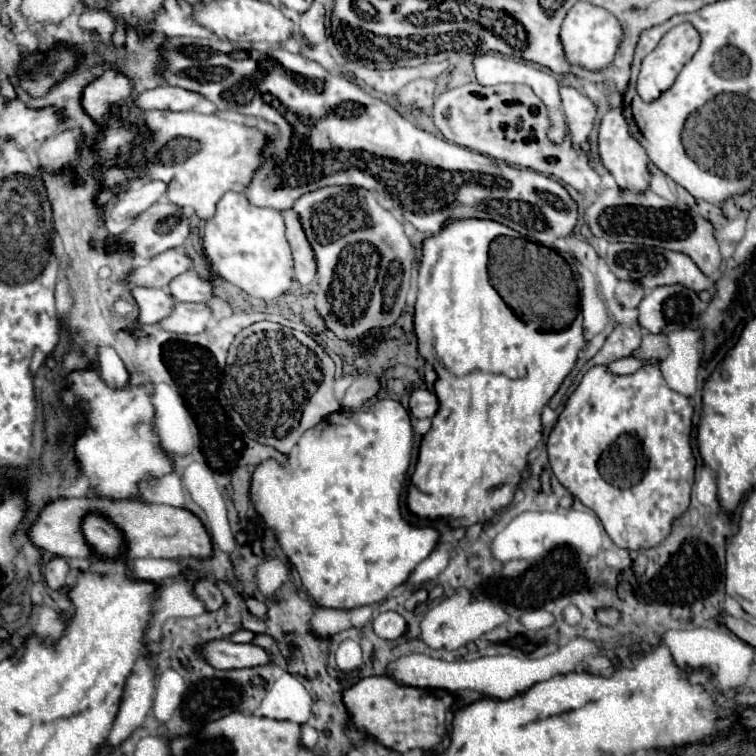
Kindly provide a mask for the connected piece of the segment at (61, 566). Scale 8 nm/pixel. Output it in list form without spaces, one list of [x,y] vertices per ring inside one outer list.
[[[55,558],[45,564],[45,582],[51,590],[61,590],[67,586],[67,574],[69,574],[69,564],[63,558]]]

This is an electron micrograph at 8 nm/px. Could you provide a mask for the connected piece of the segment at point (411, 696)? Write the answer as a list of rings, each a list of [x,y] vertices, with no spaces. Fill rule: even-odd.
[[[389,676],[361,678],[351,688],[341,692],[341,700],[347,708],[349,728],[355,728],[363,736],[375,738],[379,744],[405,754],[407,750],[421,748],[431,750],[435,742],[441,742],[447,734],[447,708],[453,704],[453,696],[447,692],[427,692],[421,688],[403,688]]]

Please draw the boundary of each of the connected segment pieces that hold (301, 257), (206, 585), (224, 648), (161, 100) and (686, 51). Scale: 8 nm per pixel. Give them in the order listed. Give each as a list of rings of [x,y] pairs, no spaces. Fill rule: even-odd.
[[[292,209],[281,212],[285,220],[285,236],[293,250],[293,274],[299,284],[311,284],[315,280],[315,260],[311,256],[311,246],[303,236],[299,216]]]
[[[197,580],[195,586],[193,586],[193,592],[203,602],[203,606],[205,606],[207,612],[219,610],[223,606],[223,602],[225,602],[221,590],[217,588],[217,584],[209,582],[209,580]]]
[[[227,638],[223,640],[211,640],[205,642],[199,648],[205,662],[209,662],[213,668],[229,670],[229,668],[251,668],[271,662],[271,656],[253,644],[235,644]]]
[[[157,86],[153,90],[141,92],[133,104],[141,110],[171,110],[171,112],[183,112],[191,110],[203,96],[195,92],[187,92],[183,88],[171,88],[171,86]]]
[[[679,24],[675,26],[673,30],[669,30],[659,44],[644,58],[644,62],[641,63],[641,69],[637,80],[637,93],[645,102],[653,102],[657,100],[665,90],[669,90],[677,78],[677,74],[681,72],[681,68],[693,58],[693,54],[697,52],[699,48],[699,32],[689,24]],[[661,56],[661,60],[659,60]]]

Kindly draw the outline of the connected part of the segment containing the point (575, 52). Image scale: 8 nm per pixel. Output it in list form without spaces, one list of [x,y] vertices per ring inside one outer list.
[[[577,2],[565,16],[563,24],[561,24],[561,34],[559,34],[559,40],[563,44],[563,50],[565,50],[565,58],[583,68],[583,70],[589,70],[589,72],[597,72],[597,70],[605,70],[617,48],[619,48],[619,42],[621,42],[621,34],[623,34],[623,28],[619,24],[619,20],[607,12],[605,8],[601,6],[595,6],[595,4],[589,4],[589,2]]]

